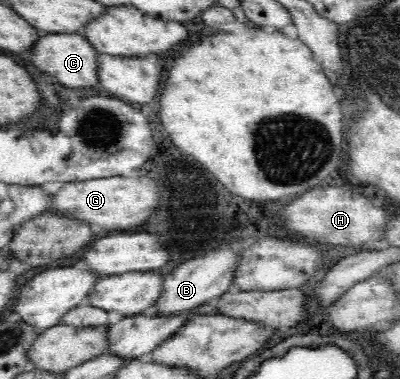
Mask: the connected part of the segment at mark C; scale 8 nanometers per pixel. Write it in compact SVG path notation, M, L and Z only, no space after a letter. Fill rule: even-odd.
M85 34L44 36L38 44L36 66L42 72L54 74L66 88L96 88L101 86L101 53Z

